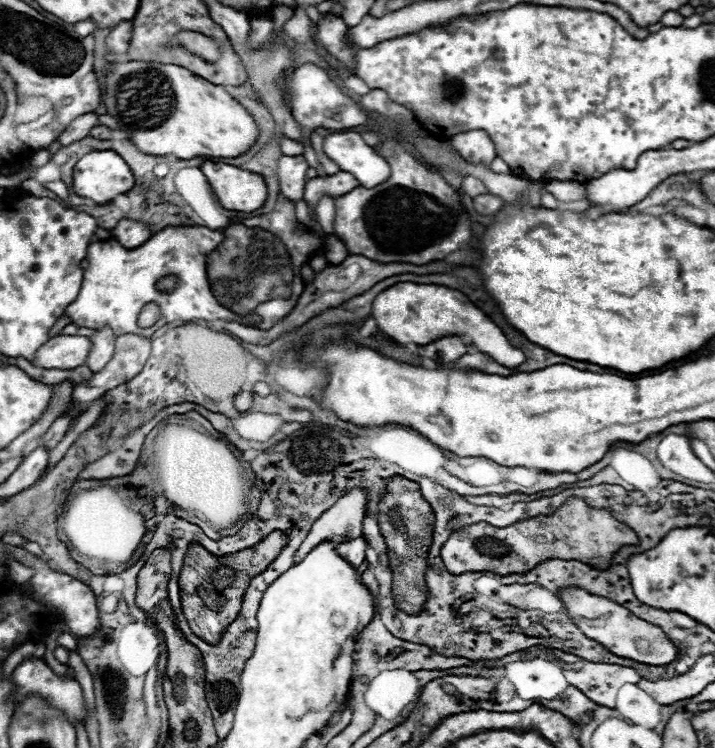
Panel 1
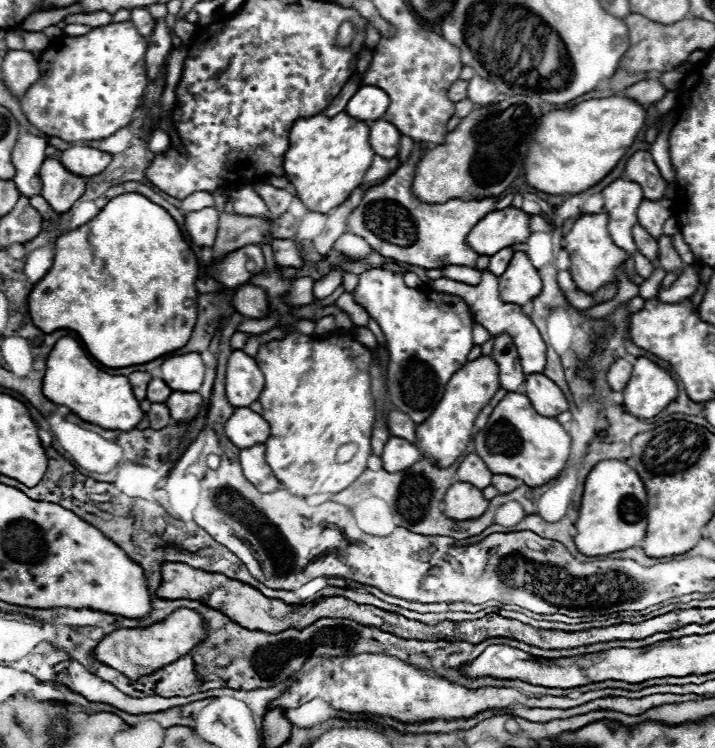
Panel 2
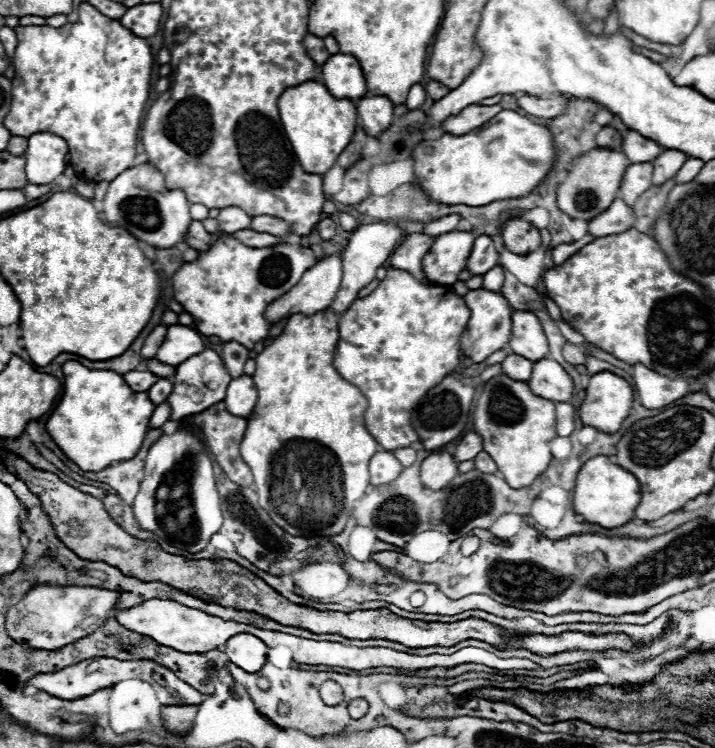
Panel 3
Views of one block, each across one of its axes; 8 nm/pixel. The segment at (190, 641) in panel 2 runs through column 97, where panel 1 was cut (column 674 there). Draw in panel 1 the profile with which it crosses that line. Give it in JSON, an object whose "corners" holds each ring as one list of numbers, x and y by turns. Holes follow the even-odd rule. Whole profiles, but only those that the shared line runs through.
{"corners":[[576,586,562,588,558,594,566,608,566,616,582,630,582,634,586,634,590,640,606,646,612,654,640,662,640,664,650,664,650,666,670,664,676,658,676,646,666,638,666,634,658,626,634,616,624,606,620,606,604,596,590,594,588,590,576,588]]}

